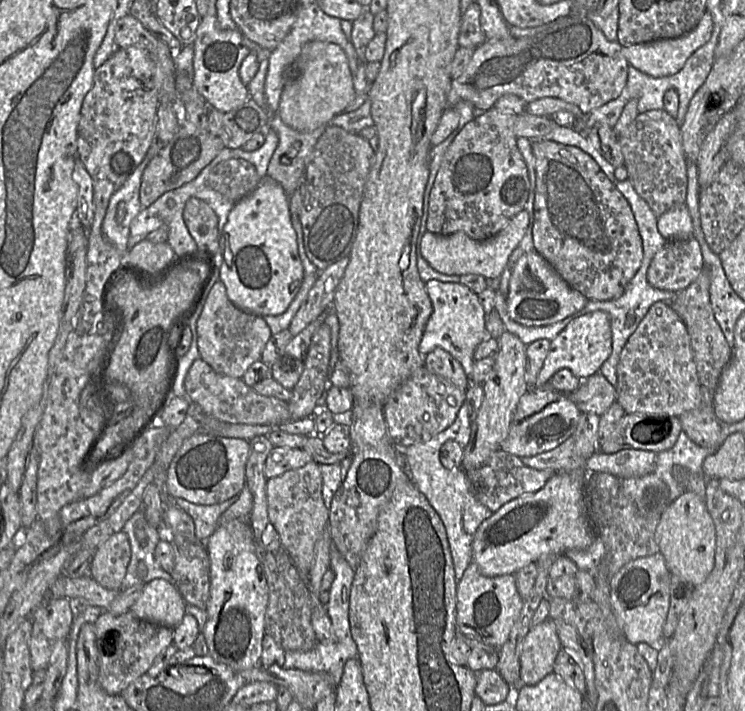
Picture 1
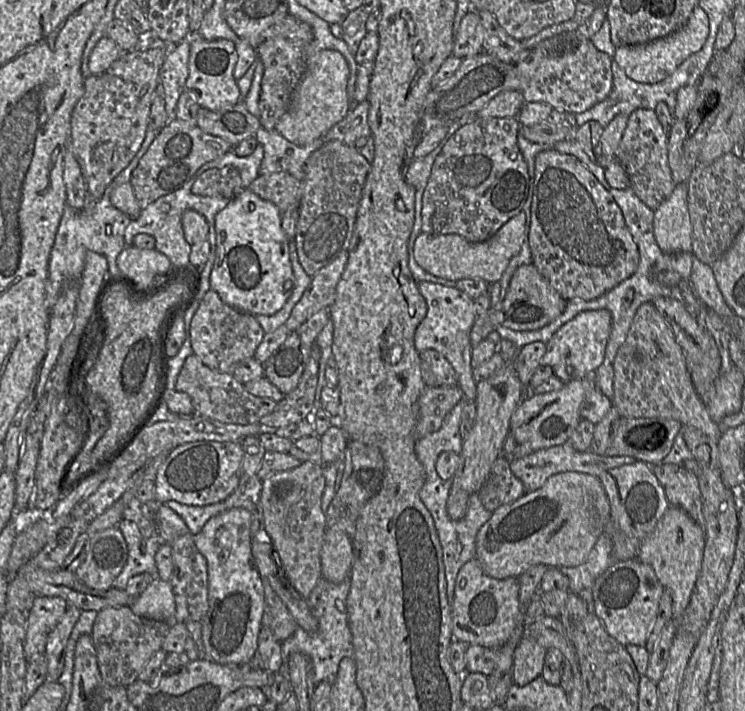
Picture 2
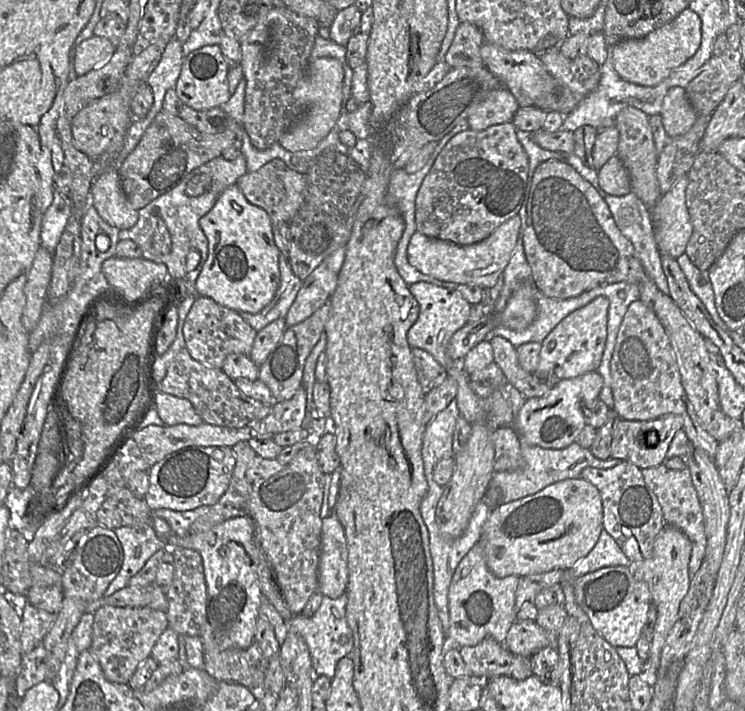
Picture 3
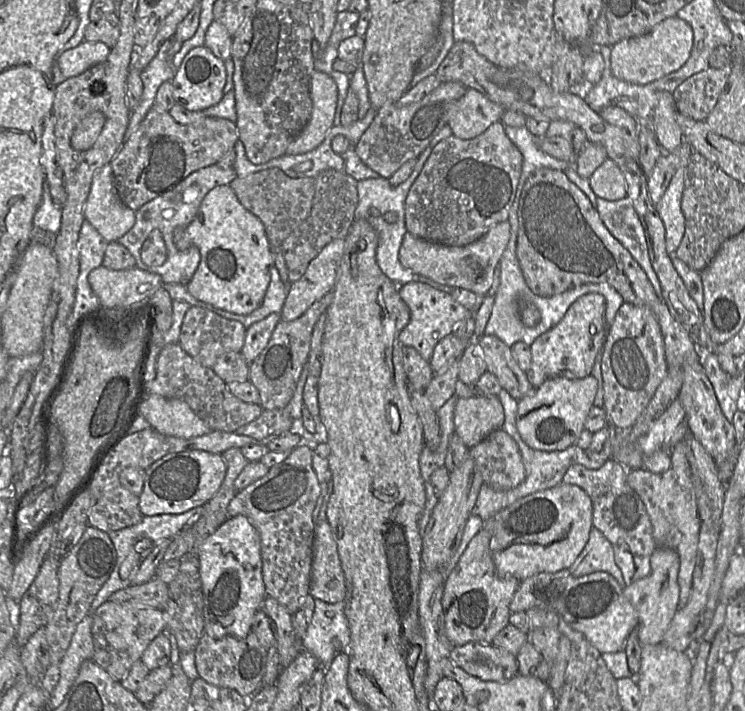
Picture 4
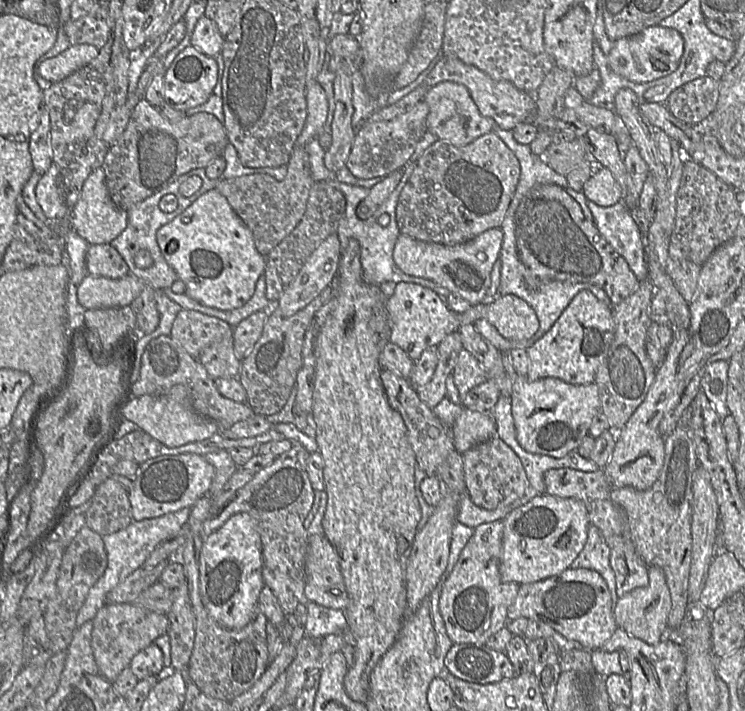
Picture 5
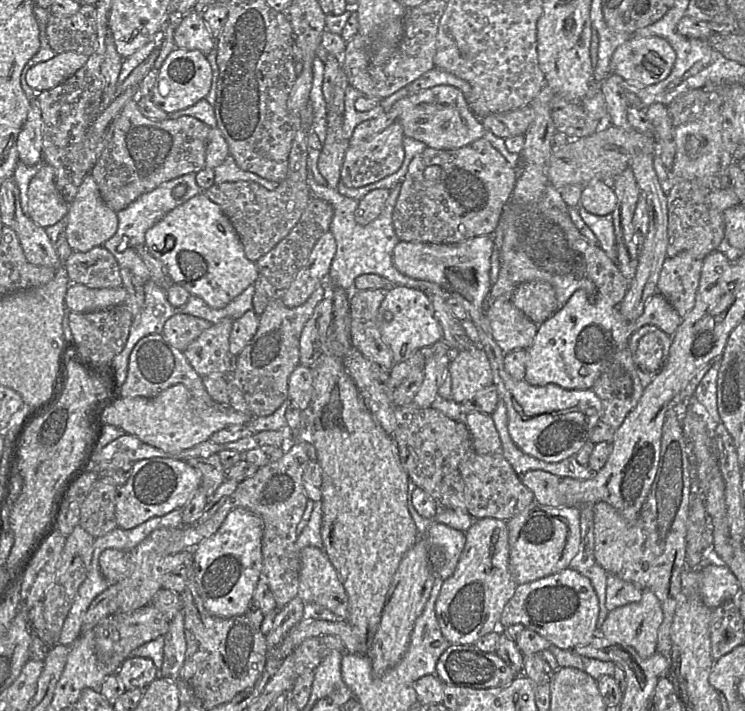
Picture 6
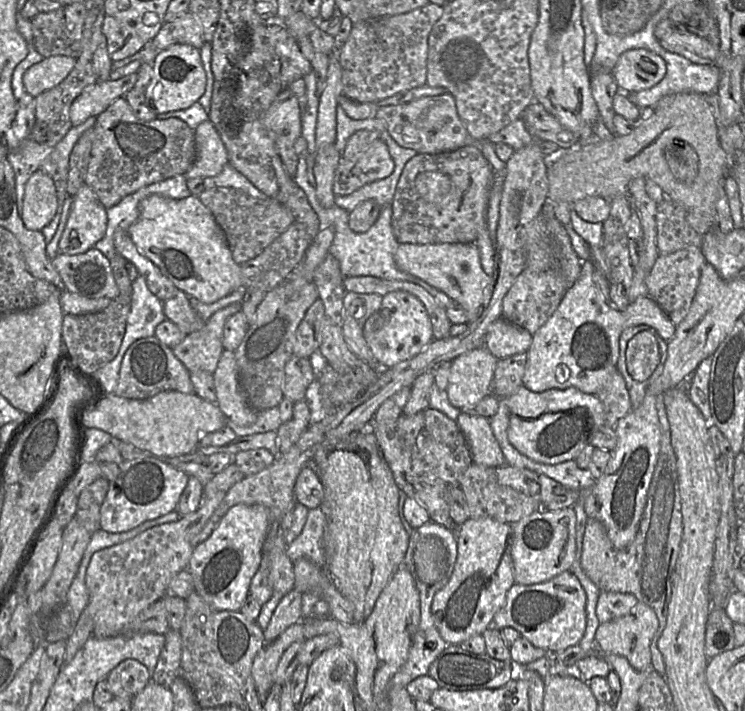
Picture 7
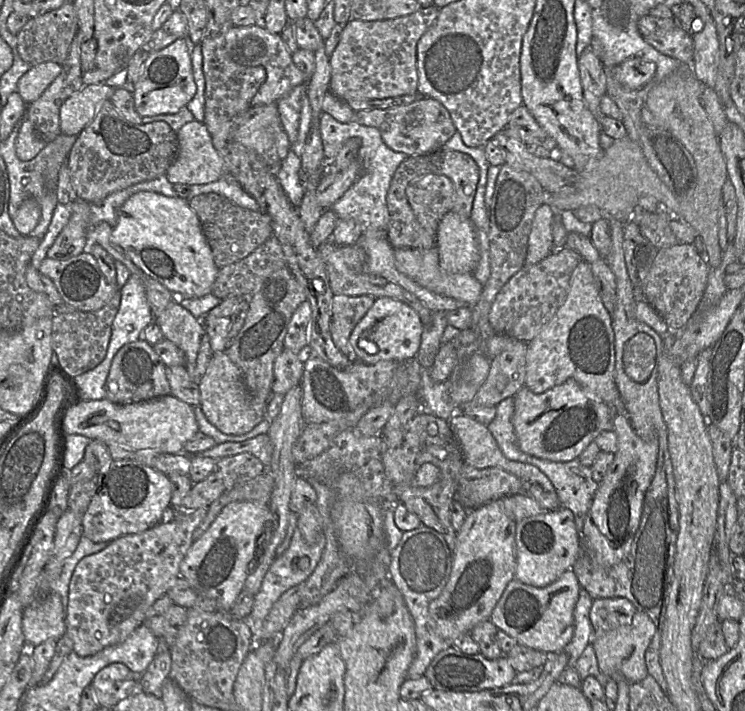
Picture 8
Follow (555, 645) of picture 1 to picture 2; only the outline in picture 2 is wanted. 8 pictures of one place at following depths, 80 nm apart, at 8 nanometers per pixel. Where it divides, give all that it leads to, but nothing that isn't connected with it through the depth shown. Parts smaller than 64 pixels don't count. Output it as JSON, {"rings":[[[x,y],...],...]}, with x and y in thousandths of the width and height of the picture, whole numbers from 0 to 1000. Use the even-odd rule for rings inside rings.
{"rings":[[[701,896],[689,921],[689,961],[702,965],[725,951],[733,917],[719,900]]]}

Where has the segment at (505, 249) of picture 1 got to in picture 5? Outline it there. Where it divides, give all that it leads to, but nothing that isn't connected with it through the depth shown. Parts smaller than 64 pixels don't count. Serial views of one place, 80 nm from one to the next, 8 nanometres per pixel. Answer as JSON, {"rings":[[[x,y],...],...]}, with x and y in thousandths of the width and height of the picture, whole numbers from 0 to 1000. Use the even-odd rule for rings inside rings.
{"rings":[[[671,319],[656,322],[613,345],[572,342],[537,329],[529,347],[528,366],[544,385],[576,392],[638,430],[654,418],[659,380],[671,360],[674,340],[675,326]]]}

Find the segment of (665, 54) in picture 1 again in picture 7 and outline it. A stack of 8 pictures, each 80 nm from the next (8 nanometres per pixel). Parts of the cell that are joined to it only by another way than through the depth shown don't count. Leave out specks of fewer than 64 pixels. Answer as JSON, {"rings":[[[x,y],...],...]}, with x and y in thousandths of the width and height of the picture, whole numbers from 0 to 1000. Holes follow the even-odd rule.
{"rings":[[[855,68],[835,75],[820,104],[832,127],[848,131],[877,122],[890,111],[894,100],[894,87],[886,77]]]}

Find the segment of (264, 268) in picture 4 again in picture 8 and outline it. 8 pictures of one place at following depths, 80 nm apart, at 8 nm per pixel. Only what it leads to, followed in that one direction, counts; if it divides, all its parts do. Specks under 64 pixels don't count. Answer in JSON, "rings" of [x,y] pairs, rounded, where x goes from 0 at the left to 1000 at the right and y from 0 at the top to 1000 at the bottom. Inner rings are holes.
{"rings":[[[199,269],[179,273],[157,298],[149,340],[160,346],[191,381],[192,391],[204,391],[232,414],[250,419],[270,419],[282,414],[295,380],[287,368],[264,301],[254,283],[242,277]]]}

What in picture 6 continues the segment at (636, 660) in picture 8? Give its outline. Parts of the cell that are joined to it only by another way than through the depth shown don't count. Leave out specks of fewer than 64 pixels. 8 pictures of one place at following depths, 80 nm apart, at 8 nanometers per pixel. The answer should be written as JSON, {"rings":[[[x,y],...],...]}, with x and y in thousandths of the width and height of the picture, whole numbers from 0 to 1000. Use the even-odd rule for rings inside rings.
{"rings":[[[871,830],[863,831],[859,845],[819,859],[804,892],[826,904],[847,909],[859,924],[871,925],[881,917],[890,868],[882,838]]]}

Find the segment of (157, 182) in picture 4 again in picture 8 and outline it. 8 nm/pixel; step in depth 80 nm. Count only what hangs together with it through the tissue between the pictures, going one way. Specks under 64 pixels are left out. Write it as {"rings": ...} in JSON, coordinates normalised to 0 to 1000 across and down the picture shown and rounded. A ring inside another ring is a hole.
{"rings":[[[145,141],[103,191],[90,219],[97,264],[103,278],[134,286],[153,270],[221,246],[236,221],[238,210],[238,188],[227,174],[219,170],[180,174]]]}

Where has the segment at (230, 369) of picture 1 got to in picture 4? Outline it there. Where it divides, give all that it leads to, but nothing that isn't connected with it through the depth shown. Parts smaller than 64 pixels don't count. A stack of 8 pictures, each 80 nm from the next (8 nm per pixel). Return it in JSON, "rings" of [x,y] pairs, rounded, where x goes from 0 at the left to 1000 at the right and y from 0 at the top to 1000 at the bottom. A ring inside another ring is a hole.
{"rings":[[[256,430],[243,457],[240,484],[263,508],[275,516],[285,518],[297,499],[305,495],[323,495],[330,463],[321,451],[302,447],[282,435]]]}

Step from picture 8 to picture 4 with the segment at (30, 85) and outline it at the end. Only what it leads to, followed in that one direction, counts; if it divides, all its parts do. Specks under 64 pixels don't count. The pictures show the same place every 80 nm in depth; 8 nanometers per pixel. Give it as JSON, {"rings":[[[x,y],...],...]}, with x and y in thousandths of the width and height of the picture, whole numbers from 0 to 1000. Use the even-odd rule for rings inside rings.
{"rings":[[[114,59],[87,72],[75,82],[74,90],[85,110],[105,107],[122,94],[140,87],[148,68],[137,59]]]}

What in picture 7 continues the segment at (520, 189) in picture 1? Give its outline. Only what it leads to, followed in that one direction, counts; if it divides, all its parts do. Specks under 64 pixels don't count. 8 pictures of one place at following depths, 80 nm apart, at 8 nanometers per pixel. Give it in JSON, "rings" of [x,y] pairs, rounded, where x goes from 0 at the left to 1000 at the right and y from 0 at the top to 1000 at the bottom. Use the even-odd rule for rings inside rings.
{"rings":[[[642,201],[609,212],[585,217],[560,217],[541,235],[526,283],[526,321],[536,343],[611,343],[638,340],[652,318],[652,298],[663,239],[648,218]],[[587,241],[605,253],[605,267],[589,281],[572,283],[558,267],[562,245]]]}

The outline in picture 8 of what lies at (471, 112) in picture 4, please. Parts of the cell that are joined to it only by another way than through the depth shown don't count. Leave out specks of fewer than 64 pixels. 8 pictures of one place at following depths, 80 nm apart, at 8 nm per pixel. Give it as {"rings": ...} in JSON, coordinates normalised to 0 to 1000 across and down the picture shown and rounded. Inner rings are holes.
{"rings":[[[565,138],[553,145],[519,153],[481,156],[471,172],[503,179],[515,201],[528,212],[548,221],[583,215],[613,186],[601,155],[587,141]]]}

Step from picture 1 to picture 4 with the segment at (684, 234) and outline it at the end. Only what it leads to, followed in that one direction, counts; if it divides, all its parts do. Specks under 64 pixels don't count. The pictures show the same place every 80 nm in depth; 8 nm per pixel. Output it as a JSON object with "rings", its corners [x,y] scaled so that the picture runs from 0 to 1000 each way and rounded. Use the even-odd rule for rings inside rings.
{"rings":[[[911,236],[903,246],[893,271],[881,288],[882,300],[893,322],[895,357],[905,360],[919,326],[919,307],[914,295],[919,236]]]}

